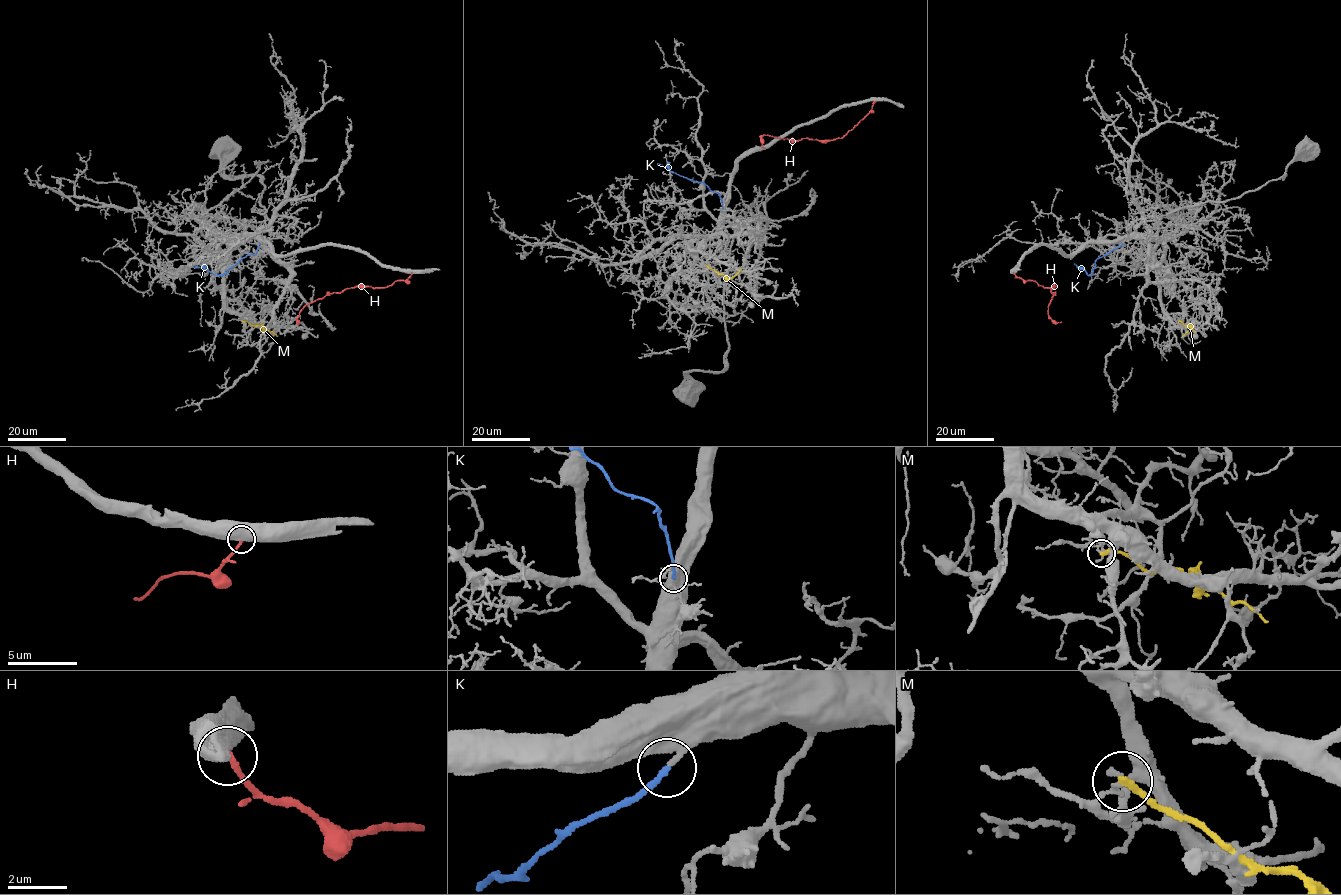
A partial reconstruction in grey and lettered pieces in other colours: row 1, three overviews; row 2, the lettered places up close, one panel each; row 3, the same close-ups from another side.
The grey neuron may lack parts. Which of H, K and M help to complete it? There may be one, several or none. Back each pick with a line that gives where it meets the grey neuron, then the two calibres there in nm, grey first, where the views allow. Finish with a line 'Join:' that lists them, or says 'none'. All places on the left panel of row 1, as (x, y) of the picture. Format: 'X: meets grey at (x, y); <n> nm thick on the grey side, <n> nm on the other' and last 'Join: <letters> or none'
K: meets grey at (259, 243); 400 nm thick on the grey side, 190 nm on the other
Join: K

